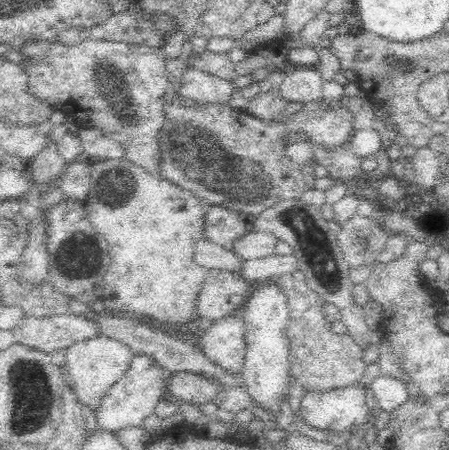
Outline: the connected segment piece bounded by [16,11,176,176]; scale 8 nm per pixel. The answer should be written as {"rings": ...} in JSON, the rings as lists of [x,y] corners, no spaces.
{"rings":[[[154,11],[147,17],[161,36],[161,43],[155,47],[106,39],[84,39],[74,44],[30,39],[16,51],[24,58],[21,65],[28,80],[27,91],[36,100],[53,105],[80,126],[109,136],[123,146],[124,161],[141,166],[152,176],[161,176],[158,134],[166,120],[170,83],[164,46],[168,46],[168,38],[176,31],[176,21],[164,11]]]}

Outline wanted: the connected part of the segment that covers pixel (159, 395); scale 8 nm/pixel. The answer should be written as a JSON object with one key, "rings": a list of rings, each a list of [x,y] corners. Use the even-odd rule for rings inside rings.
{"rings":[[[134,355],[130,368],[118,379],[116,384],[110,387],[110,390],[106,392],[105,396],[100,400],[98,410],[96,410],[96,420],[98,420],[98,426],[93,426],[98,430],[106,430],[109,432],[116,432],[128,427],[141,427],[144,419],[154,414],[155,409],[159,402],[167,397],[167,388],[165,387],[167,381],[167,373],[157,365],[157,362],[148,355]]]}

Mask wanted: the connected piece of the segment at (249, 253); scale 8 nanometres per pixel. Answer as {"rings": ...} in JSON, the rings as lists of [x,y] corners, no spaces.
{"rings":[[[248,227],[246,232],[237,239],[233,240],[231,250],[236,257],[248,261],[252,259],[262,259],[268,256],[276,255],[276,244],[278,237],[273,234],[256,231]]]}

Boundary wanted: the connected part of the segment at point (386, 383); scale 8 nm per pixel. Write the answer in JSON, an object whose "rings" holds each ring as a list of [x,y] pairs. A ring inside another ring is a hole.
{"rings":[[[377,376],[369,384],[378,407],[385,412],[392,412],[408,400],[409,392],[404,382],[392,376]]]}

